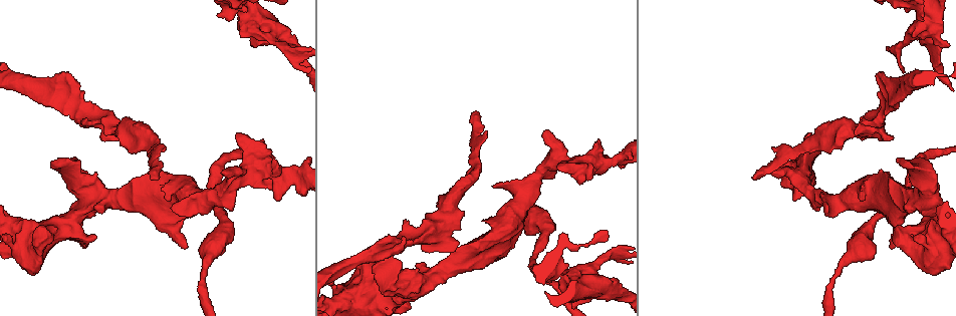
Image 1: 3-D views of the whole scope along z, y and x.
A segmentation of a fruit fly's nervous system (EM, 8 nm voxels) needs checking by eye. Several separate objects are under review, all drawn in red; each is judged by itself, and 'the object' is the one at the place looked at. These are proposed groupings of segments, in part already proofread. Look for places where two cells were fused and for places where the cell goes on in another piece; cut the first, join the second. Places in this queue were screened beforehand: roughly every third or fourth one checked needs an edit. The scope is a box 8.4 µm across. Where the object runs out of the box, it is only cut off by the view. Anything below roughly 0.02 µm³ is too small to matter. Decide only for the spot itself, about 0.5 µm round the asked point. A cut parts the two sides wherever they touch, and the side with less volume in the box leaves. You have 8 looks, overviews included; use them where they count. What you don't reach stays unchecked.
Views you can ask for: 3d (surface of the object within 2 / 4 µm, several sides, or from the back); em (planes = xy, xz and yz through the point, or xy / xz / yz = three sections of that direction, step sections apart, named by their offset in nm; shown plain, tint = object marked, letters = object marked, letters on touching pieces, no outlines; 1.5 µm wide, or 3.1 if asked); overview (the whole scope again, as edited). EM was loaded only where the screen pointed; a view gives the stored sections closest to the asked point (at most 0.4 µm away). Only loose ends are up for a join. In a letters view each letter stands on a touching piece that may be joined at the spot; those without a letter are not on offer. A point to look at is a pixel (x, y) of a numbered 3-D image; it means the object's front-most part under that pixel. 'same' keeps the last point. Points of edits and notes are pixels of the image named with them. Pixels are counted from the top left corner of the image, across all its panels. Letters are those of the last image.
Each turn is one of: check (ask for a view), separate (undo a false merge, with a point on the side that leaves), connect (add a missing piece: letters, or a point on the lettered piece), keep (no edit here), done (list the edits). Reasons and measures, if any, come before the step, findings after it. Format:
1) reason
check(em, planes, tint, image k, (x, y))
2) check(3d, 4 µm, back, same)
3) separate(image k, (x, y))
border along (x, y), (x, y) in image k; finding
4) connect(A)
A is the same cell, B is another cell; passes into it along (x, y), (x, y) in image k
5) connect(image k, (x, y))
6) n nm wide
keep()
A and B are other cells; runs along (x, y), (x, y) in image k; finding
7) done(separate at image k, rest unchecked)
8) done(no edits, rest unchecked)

calibre changes
check(3d, 4 µm, image 1, (832, 278))

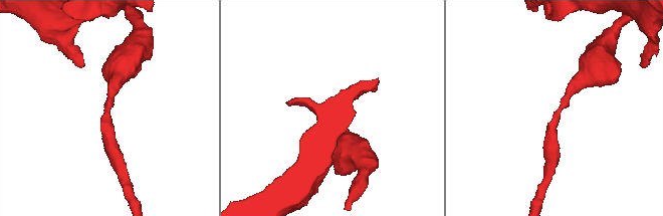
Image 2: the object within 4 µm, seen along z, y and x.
now the EM
check(em, planes, letters, image 2, (558, 110))

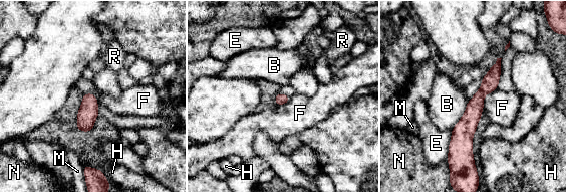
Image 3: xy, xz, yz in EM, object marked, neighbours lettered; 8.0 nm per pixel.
100 nm wide
keep()
B, E, F, H, M, N and R are other cells; runs along (498, 63), (465, 128), (465, 156) in image 3; continuous, no second cell

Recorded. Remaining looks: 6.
branch stops here
check(em, planes, tint, image 1, (892, 248))

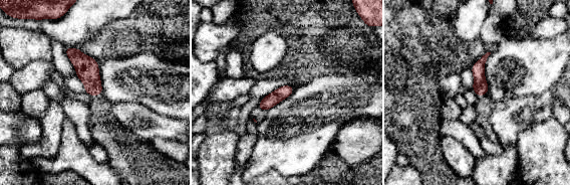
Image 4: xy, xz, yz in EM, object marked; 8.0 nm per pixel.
see the neighbours
check(em, planes, letters, same)

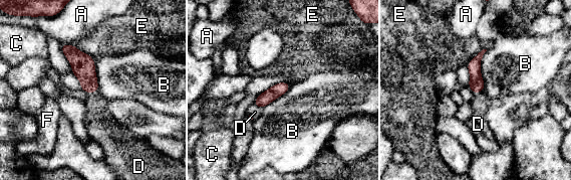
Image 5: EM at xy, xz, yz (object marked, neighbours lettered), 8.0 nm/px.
connect(D)
D is the same cell, A, B, C, E and F are other cells; passes into it along (83, 67), (91, 93), (99, 123) in image 5; the cell continues

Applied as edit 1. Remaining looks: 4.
check(overview)

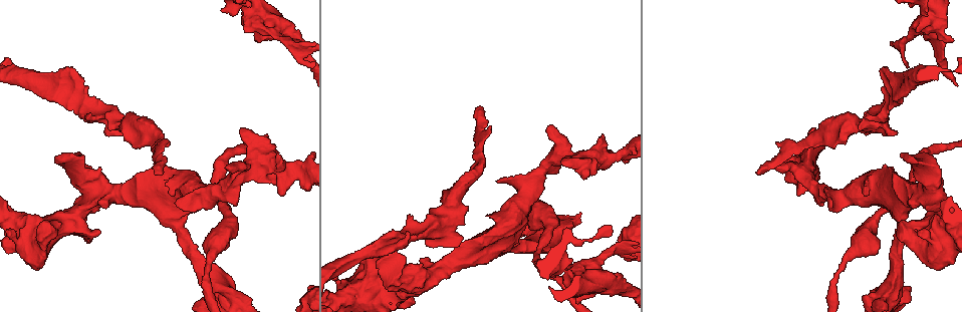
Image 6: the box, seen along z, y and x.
abrupt turn
check(3d, 2 µm, image 6, (145, 127))

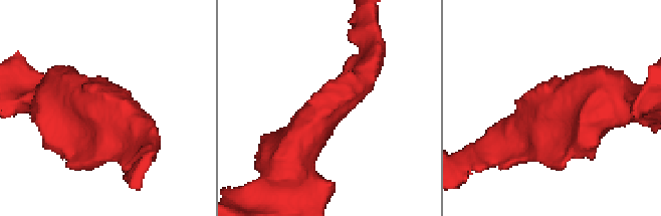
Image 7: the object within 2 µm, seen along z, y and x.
shape alone is not enough
check(em, xy, step 8, tint, image 7, (329, 108))

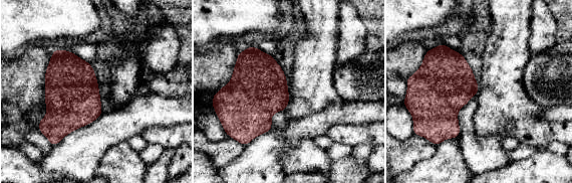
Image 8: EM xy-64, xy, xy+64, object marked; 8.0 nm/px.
cut it another way
check(em, planes, letters, same)

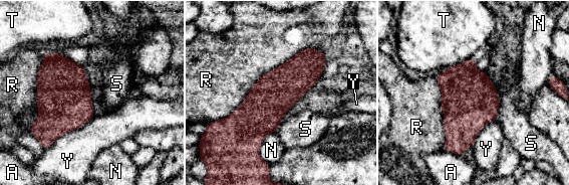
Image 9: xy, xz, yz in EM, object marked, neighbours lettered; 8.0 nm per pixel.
keep()
A, N, R, S, T and Y are other cells; border along (310, 47), (265, 72), (218, 120) in image 9; one cell here

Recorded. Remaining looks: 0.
done(connect at image 5, rest unchecked)

